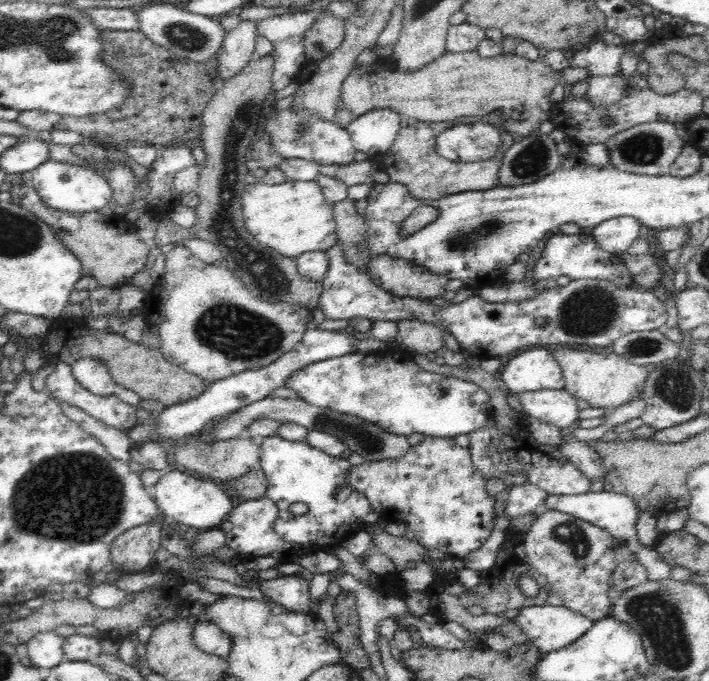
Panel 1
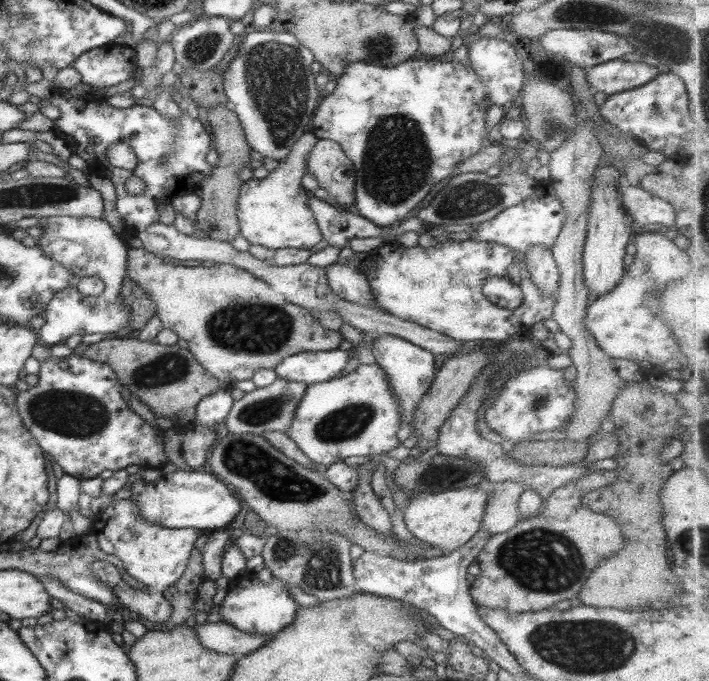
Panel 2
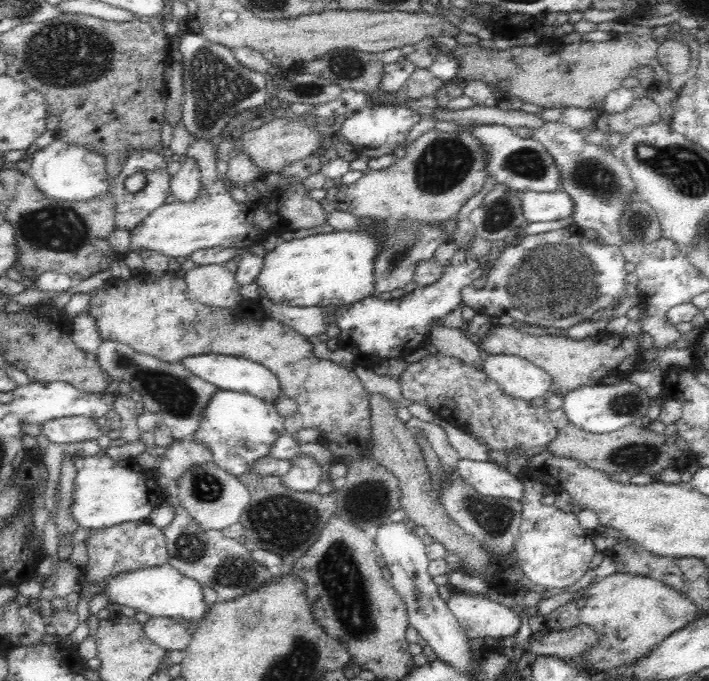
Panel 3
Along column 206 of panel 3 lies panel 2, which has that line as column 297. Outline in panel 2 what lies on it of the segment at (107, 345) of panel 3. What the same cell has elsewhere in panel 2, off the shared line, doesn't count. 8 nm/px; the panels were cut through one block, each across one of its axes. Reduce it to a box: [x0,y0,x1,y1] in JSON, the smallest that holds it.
[222,379,308,434]

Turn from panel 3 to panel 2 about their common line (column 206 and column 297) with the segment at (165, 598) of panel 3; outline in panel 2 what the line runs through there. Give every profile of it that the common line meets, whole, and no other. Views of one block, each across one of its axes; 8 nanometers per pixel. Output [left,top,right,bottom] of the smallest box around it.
[218,573,300,636]

